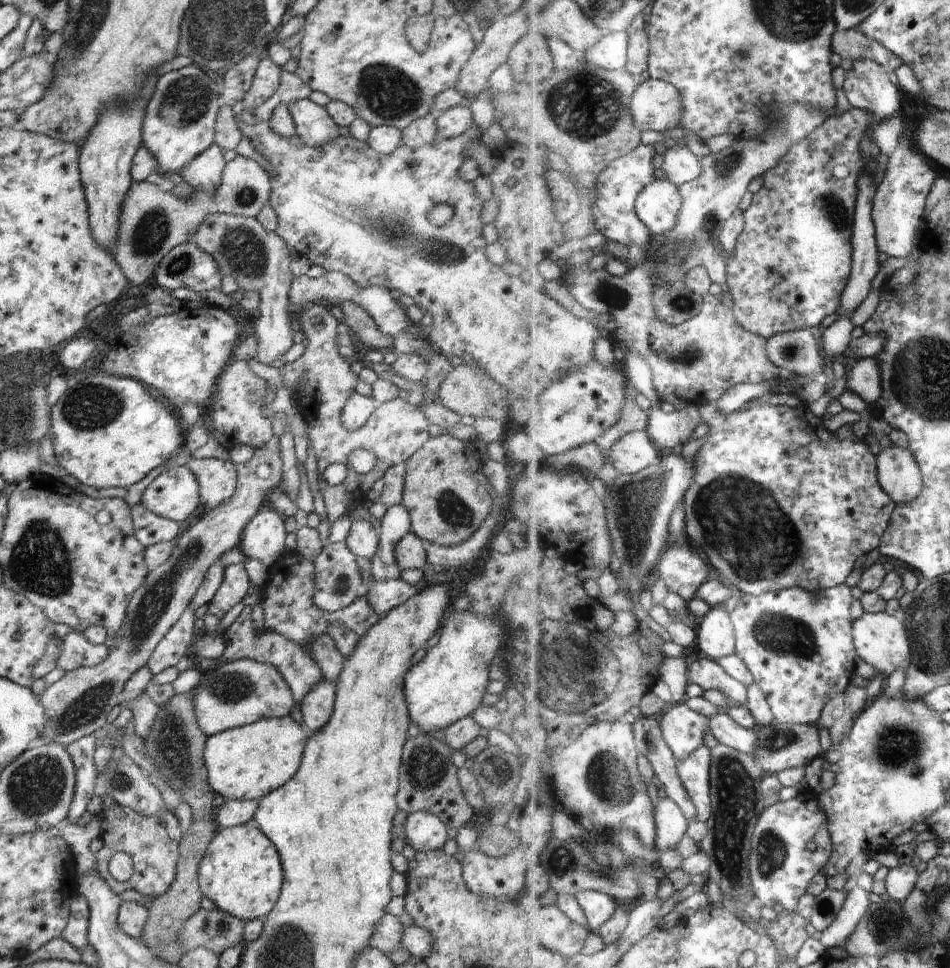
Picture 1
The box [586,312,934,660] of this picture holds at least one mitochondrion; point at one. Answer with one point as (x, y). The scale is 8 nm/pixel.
(763, 540)

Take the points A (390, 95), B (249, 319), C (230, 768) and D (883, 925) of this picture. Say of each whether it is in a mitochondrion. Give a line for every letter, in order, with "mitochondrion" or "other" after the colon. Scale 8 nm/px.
A: mitochondrion
B: other
C: other
D: mitochondrion

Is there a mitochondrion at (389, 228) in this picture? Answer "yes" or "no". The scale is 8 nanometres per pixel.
yes

